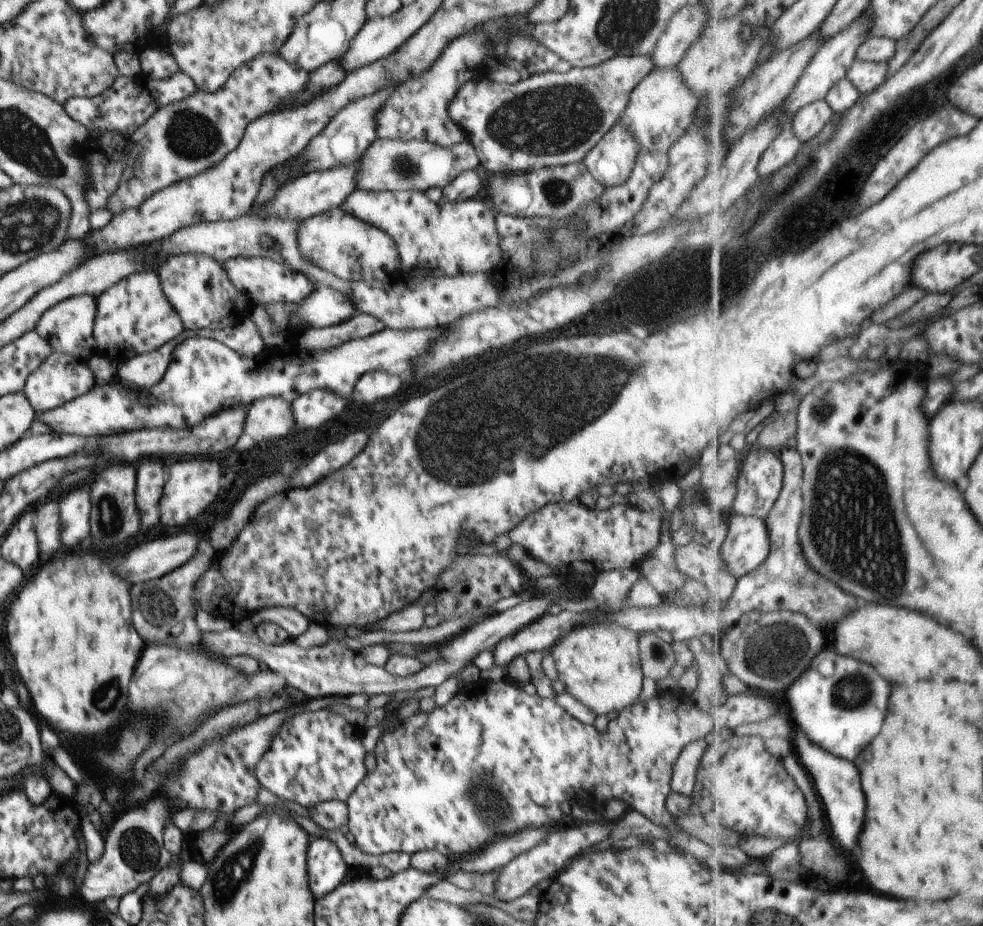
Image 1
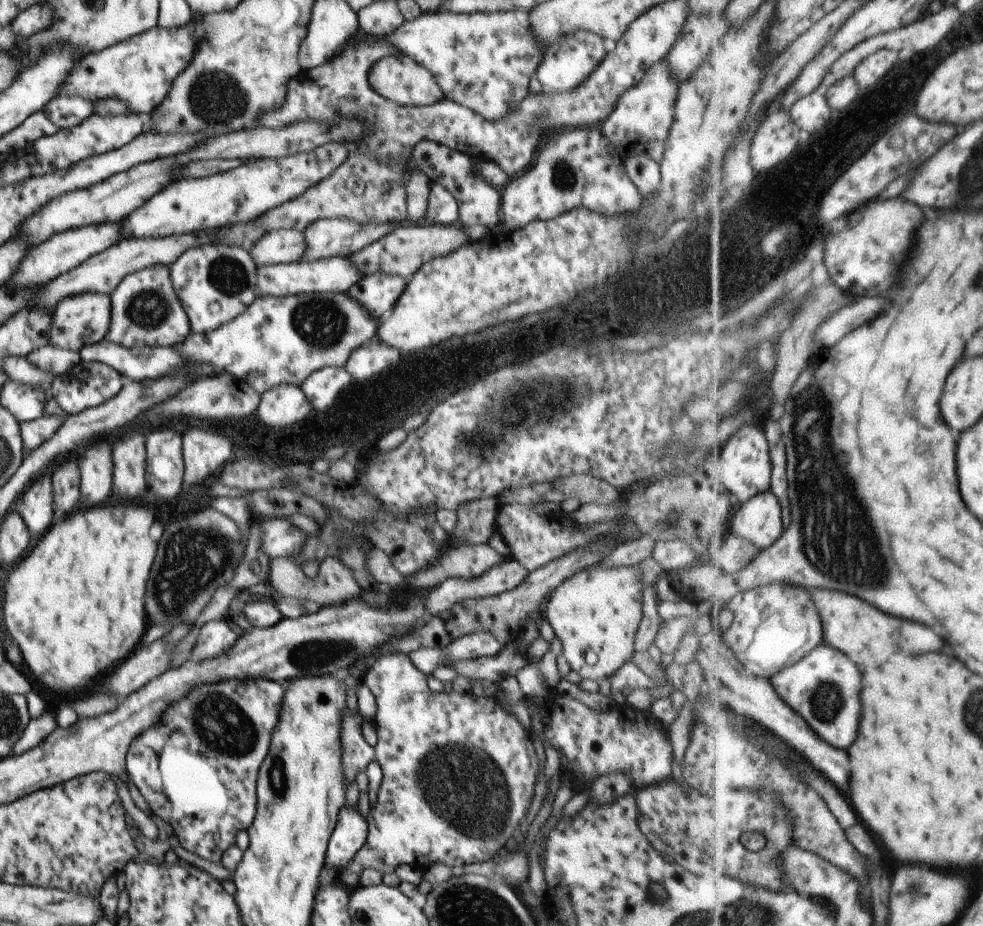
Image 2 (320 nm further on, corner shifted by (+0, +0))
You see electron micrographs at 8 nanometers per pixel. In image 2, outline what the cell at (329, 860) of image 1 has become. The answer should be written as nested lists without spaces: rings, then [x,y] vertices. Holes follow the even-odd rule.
[[[341,808],[335,827],[327,842],[325,862],[339,874],[340,870],[349,864],[355,852],[363,846],[367,833],[366,819],[359,814],[357,808]]]

